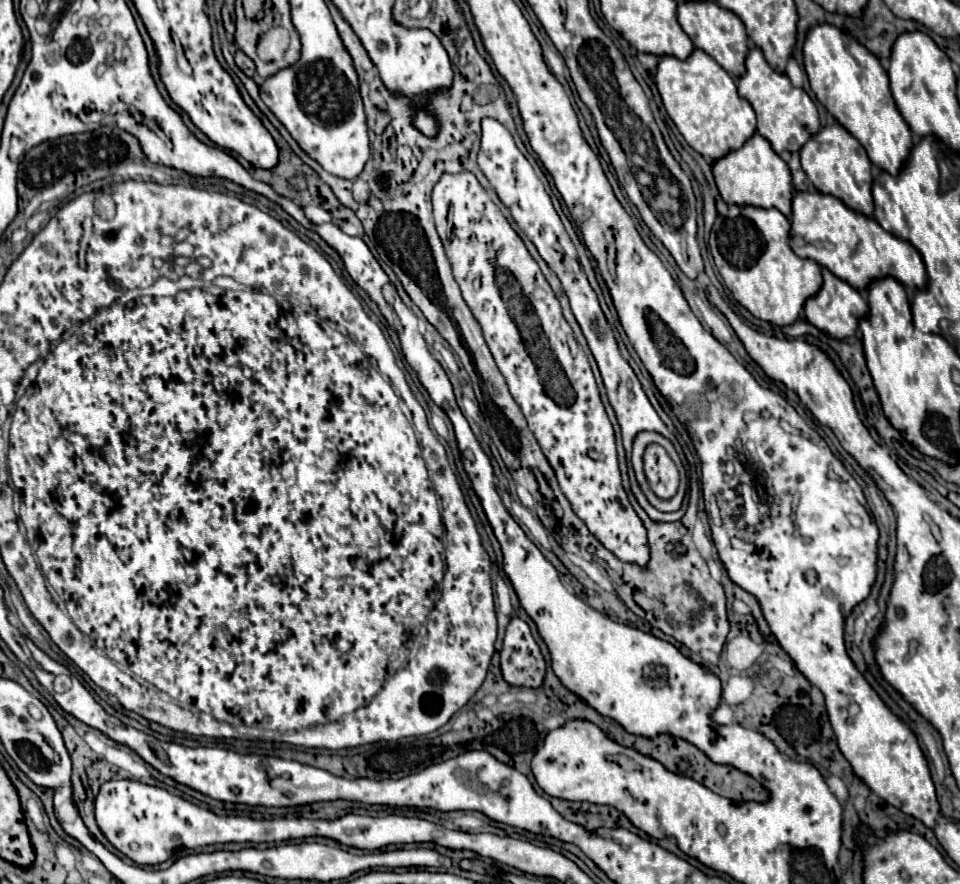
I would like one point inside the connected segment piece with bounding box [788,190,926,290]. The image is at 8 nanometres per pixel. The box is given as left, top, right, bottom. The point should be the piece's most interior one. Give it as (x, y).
(855, 247)

